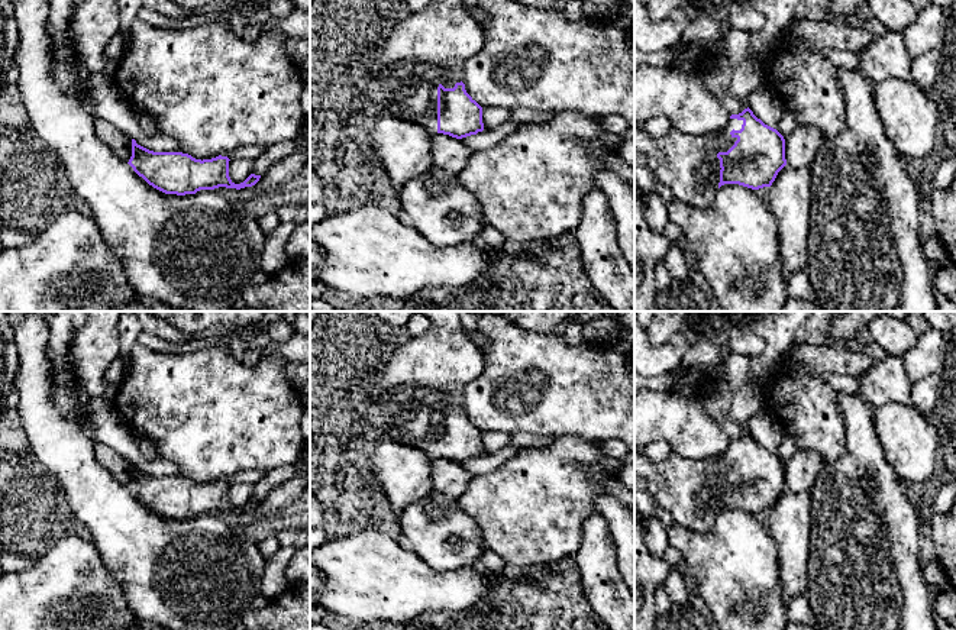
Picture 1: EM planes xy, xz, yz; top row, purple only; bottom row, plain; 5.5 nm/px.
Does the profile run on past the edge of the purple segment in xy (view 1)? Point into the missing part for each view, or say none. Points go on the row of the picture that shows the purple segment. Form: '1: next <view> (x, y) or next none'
1: next none

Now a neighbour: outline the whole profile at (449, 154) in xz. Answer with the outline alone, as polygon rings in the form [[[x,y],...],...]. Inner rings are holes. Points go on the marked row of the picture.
[[[432,133],[432,167],[459,174],[474,152],[461,139],[443,133]]]

